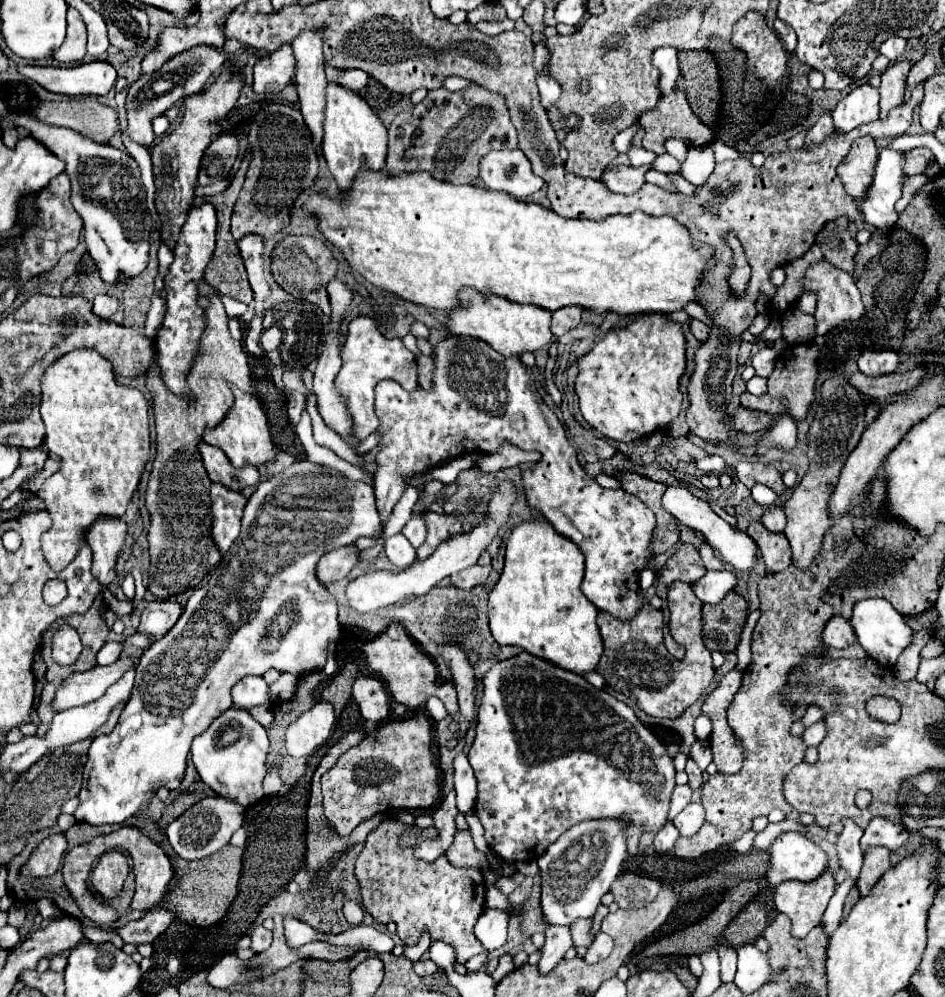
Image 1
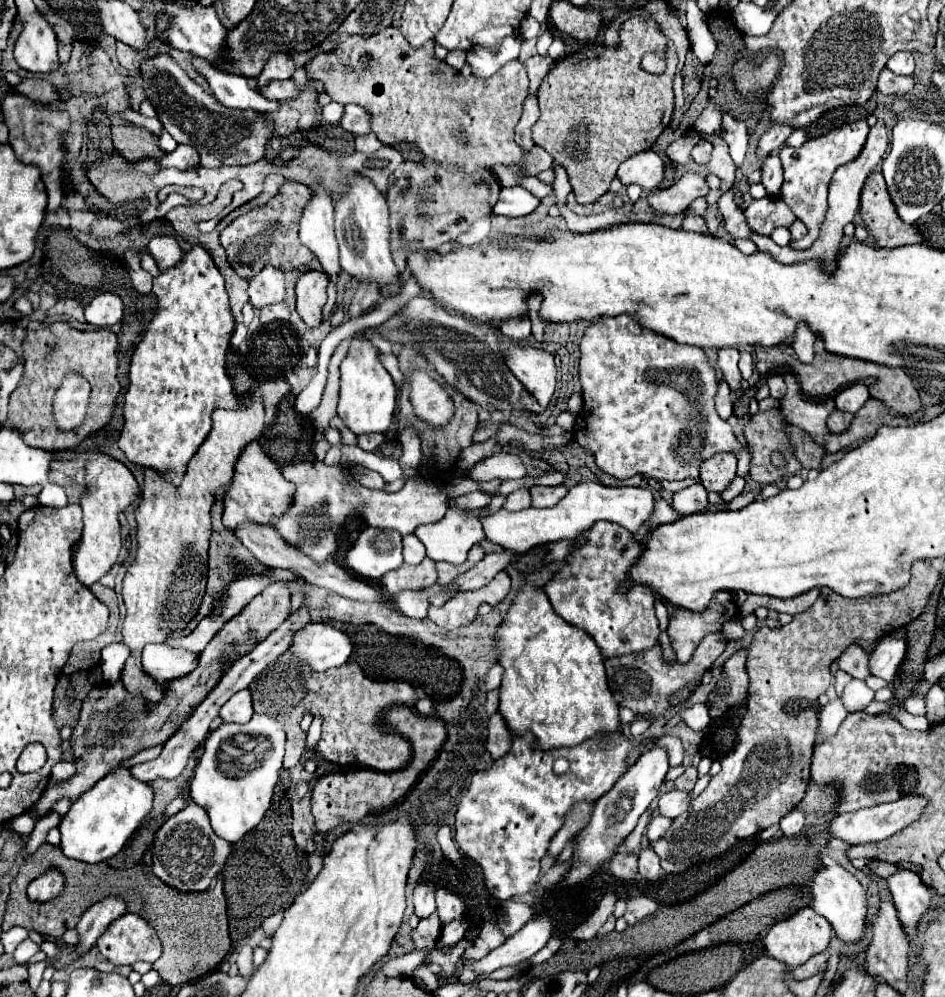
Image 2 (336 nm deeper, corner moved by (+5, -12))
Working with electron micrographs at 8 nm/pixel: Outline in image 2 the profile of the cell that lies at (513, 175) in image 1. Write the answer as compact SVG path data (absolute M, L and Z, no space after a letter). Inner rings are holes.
M516 185L516 187L502 187L498 203L494 205L494 215L506 215L506 217L524 217L530 215L538 207L540 199L536 199L528 189Z

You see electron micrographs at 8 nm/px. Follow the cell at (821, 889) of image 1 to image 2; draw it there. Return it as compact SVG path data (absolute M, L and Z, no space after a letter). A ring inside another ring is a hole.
M806 907L806 909L800 909L794 917L772 925L762 943L764 943L764 949L770 957L782 961L788 967L798 967L798 965L806 963L812 955L822 953L828 947L830 939L832 939L830 923L824 921L824 917L818 915L812 907Z

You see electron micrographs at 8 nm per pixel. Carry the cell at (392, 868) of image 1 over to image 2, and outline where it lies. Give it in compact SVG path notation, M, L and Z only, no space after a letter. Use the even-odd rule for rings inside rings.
M432 913L430 919L422 919L418 929L412 931L412 939L416 949L434 949L434 943L440 937L440 921L438 915Z

